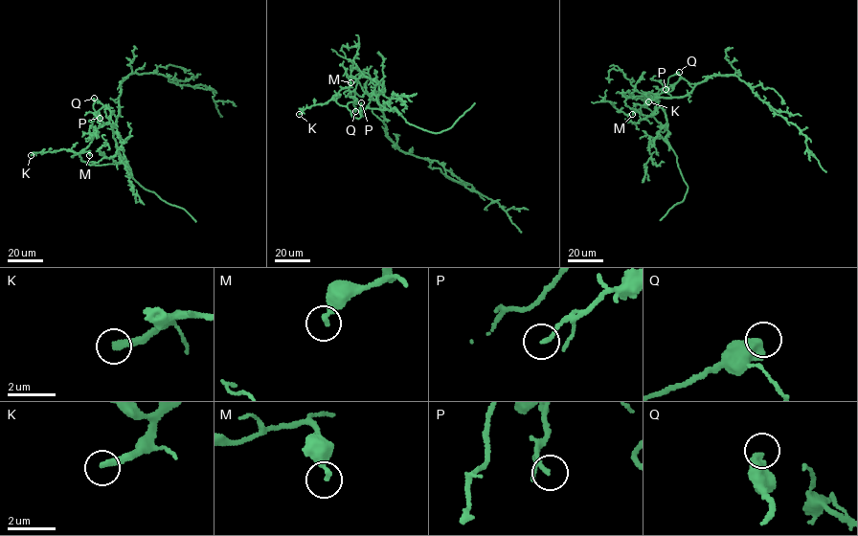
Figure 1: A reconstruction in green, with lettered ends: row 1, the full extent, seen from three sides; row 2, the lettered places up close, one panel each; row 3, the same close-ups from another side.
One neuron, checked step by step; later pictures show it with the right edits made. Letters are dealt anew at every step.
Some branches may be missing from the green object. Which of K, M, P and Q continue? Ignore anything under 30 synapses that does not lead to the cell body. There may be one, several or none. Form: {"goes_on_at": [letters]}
{"goes_on_at": ["K"]}

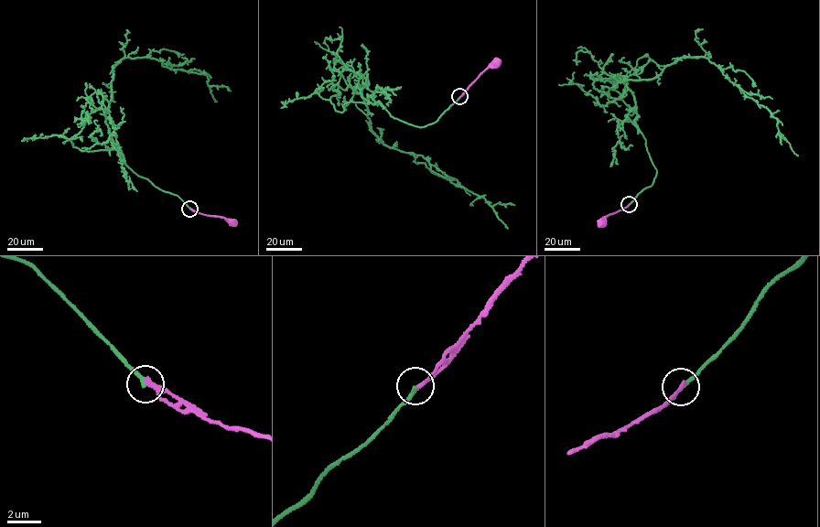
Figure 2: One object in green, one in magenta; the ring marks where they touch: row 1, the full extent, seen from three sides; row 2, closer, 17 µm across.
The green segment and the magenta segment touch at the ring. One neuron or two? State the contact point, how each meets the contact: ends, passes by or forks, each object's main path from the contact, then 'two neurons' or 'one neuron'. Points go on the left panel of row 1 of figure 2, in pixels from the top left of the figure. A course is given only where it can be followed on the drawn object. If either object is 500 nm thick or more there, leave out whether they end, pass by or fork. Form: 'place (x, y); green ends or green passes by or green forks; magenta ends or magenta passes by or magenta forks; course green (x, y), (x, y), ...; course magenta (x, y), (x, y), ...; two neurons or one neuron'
place (189, 209); green ends; magenta ends; course green (189, 209), (139, 176), (113, 141), (105, 113), (113, 66), (149, 57), (199, 70), (216, 102); course magenta (189, 209), (232, 222); two neurons

